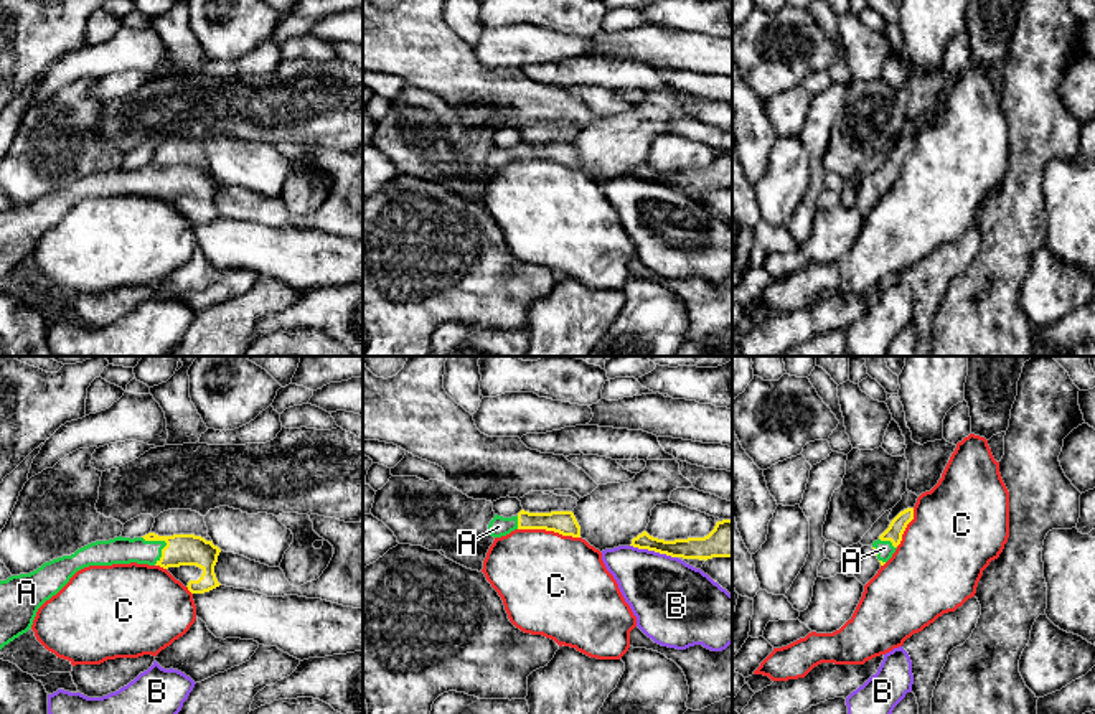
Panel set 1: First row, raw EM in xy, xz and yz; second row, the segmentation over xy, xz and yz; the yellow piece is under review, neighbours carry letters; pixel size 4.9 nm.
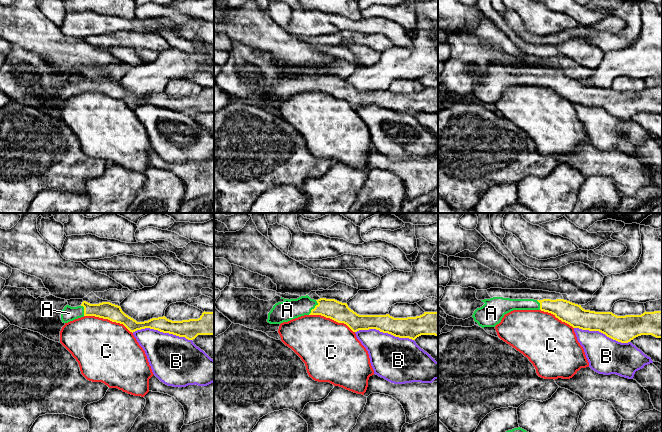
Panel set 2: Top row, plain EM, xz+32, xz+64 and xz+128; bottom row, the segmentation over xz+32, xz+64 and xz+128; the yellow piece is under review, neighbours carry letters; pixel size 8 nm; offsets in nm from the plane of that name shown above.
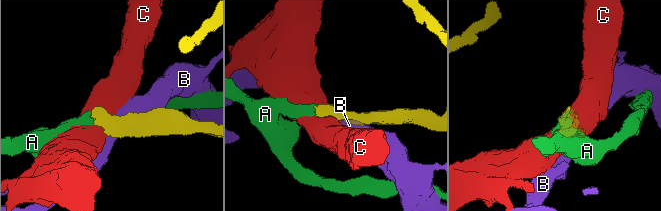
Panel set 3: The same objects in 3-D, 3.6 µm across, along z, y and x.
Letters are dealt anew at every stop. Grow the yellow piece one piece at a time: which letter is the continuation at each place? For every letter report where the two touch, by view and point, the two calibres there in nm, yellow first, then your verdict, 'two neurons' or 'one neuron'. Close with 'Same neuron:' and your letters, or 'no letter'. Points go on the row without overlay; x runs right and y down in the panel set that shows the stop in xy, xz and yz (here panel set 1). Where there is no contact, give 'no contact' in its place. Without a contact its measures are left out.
A: contact xy (165, 172); calibres 160 and 130 nm; one neuron
B: contact xz (653, 180); calibres 110 and 380 nm; two neurons
C: contact xz (549, 160); calibres 120 and 480 nm; two neurons
Same neuron: A

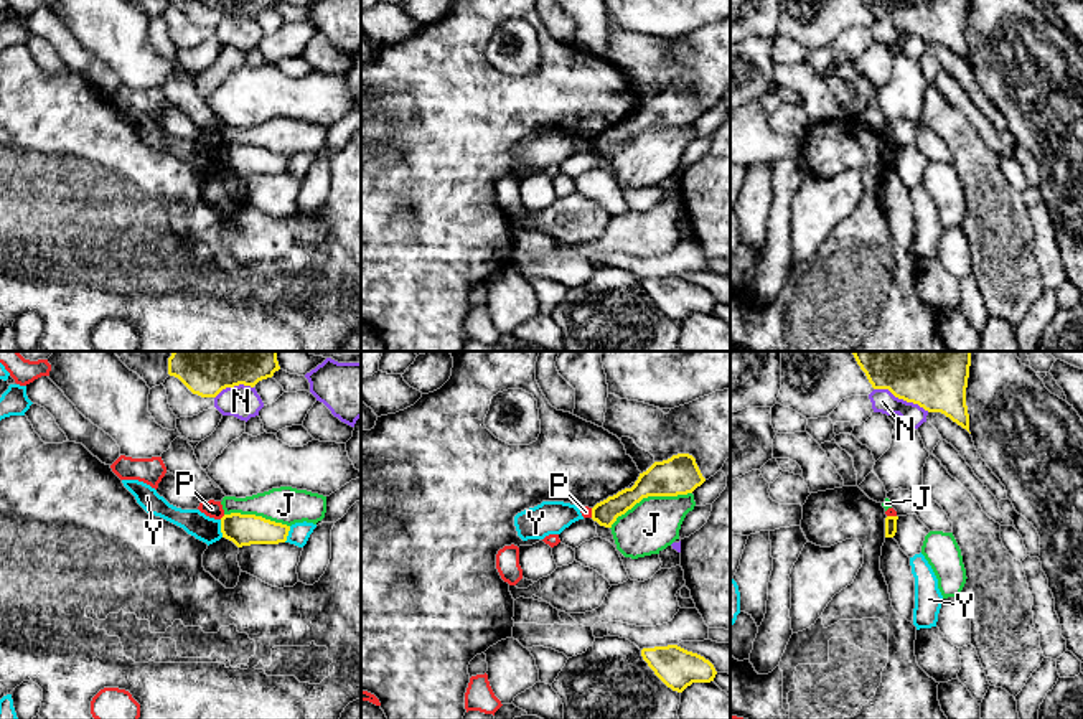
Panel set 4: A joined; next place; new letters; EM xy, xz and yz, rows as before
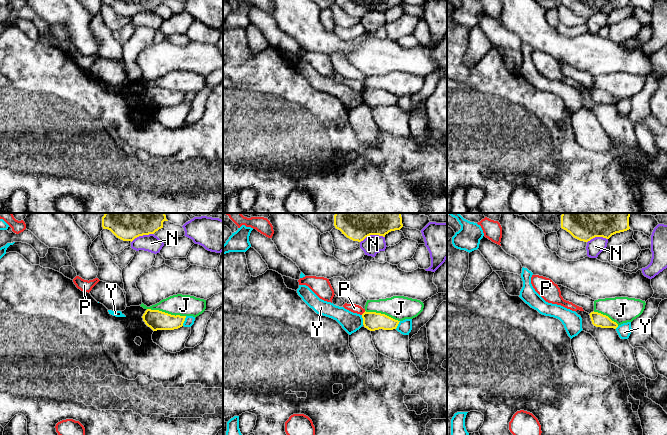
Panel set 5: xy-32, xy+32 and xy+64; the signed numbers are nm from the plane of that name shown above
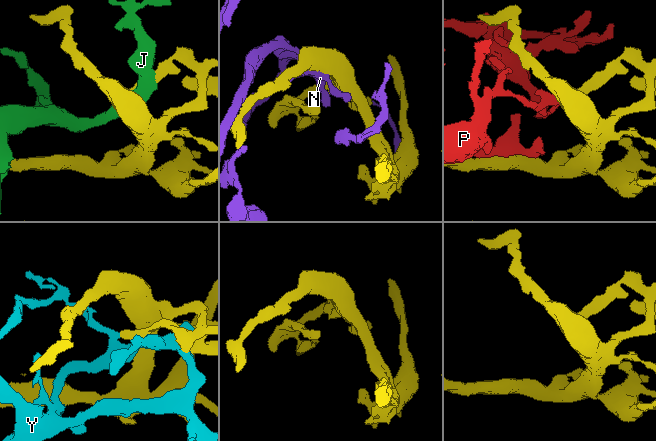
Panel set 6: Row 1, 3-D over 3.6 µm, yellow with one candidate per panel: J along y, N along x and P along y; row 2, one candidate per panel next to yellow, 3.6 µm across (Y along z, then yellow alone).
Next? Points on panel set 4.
J: contact xz (648, 126); calibres 190 and 260 nm; two neurons
N: contact yz (902, 28); calibres 220 and 110 nm; two neurons
P: contact xy (223, 147); calibres 160 and 90 nm; two neurons
Y: contact xy (221, 159); calibres 160 and 130 nm; two neurons
Same neuron: no letter

